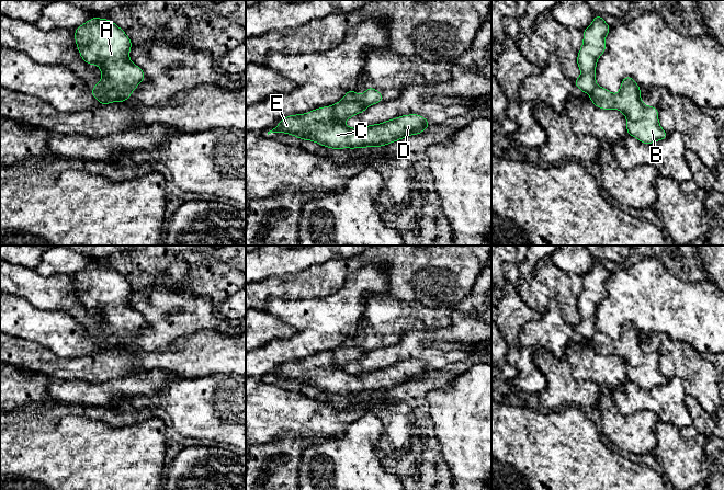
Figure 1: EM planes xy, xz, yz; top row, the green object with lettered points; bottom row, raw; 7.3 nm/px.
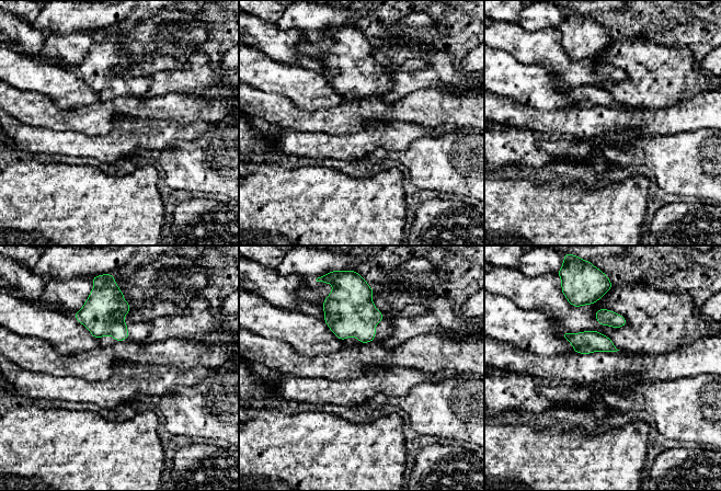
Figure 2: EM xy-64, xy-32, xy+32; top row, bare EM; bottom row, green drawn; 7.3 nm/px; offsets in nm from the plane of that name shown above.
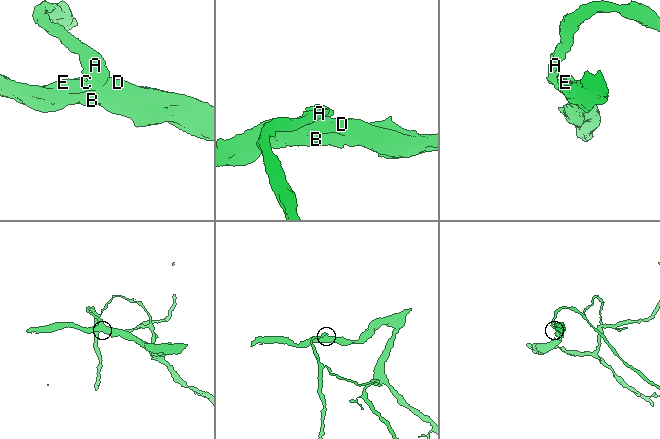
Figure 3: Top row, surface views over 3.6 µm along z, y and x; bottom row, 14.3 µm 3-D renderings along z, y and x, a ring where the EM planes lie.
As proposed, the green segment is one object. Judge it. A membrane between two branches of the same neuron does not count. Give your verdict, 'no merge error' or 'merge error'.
merge error

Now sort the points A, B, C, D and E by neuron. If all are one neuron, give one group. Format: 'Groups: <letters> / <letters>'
Groups: A / B C D E

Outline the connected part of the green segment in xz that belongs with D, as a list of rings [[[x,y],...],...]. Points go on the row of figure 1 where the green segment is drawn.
[[[341,100],[331,106],[319,107],[306,114],[286,116],[268,135],[285,133],[332,149],[354,149],[382,147],[409,135],[418,135],[431,125],[419,114],[403,115],[361,128],[351,128],[344,124],[350,117],[364,112],[367,106],[359,101]]]

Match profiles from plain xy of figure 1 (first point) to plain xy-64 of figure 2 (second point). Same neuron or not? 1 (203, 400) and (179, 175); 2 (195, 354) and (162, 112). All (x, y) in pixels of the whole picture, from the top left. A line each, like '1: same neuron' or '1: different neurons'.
1: same neuron
2: same neuron

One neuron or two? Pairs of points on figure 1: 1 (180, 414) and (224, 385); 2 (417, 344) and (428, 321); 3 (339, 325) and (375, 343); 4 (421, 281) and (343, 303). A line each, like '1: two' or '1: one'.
1: one
2: two
3: two
4: two

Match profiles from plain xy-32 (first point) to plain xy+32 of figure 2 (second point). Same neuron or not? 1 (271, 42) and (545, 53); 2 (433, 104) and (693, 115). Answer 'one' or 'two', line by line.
1: one
2: one

